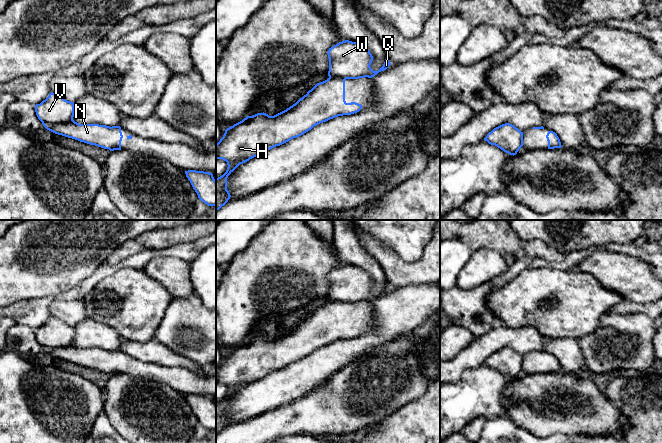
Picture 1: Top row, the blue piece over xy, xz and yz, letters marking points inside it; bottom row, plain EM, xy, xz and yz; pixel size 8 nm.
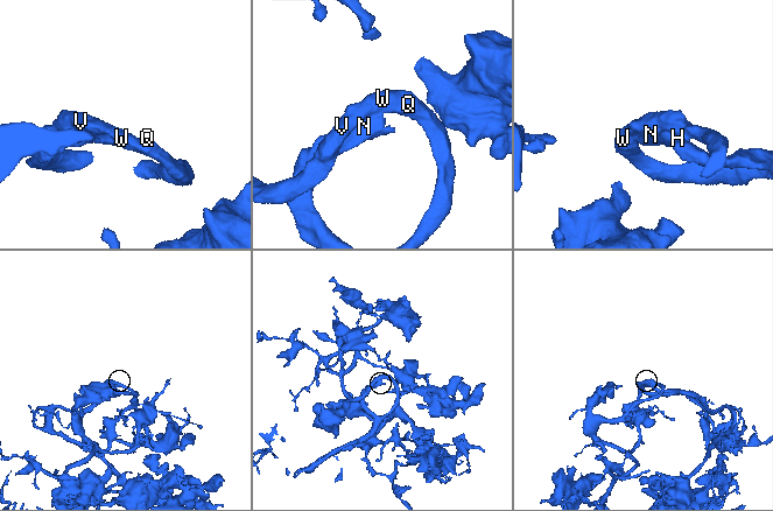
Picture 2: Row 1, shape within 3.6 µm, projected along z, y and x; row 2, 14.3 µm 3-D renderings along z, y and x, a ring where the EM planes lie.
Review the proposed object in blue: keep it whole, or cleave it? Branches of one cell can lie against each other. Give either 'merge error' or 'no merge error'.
no merge error

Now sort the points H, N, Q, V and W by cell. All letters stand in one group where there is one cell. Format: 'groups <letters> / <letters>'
groups H N Q V W

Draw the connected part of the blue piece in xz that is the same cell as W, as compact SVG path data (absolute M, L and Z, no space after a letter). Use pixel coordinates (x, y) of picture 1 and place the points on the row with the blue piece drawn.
M349 40L339 42L329 48L327 54L329 58L329 78L317 83L295 104L274 116L269 116L264 112L247 116L225 130L223 137L216 144L216 159L226 161L228 165L226 172L216 178L216 211L230 199L231 195L227 190L227 178L240 164L303 135L320 123L338 116L359 112L362 109L361 104L345 101L345 80L372 78L391 65L386 58L383 66L378 71L373 71L370 67L373 61L370 51L364 45Z

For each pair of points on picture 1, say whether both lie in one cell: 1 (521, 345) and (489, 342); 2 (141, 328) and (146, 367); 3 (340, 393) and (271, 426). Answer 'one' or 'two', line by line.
1: one
2: two
3: one

